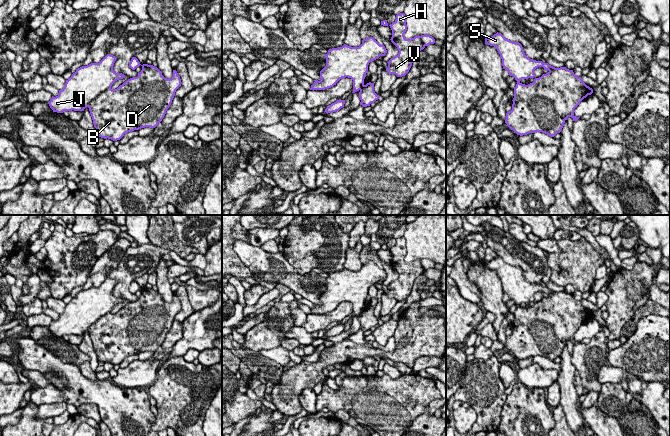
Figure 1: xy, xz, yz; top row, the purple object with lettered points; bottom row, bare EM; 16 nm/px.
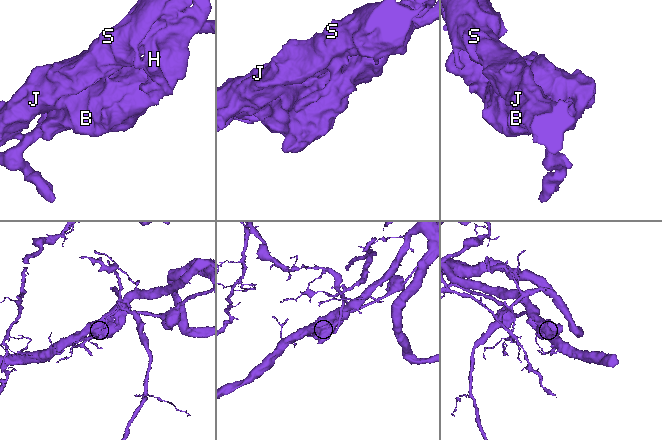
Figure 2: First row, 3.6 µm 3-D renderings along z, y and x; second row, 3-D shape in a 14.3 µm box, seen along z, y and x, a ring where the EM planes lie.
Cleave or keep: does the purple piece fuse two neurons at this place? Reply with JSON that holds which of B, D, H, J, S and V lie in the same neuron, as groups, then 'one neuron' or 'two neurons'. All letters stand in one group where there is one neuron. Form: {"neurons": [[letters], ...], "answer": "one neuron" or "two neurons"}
{"neurons": [["B", "D", "H", "V"], ["J", "S"]], "answer": "two neurons"}

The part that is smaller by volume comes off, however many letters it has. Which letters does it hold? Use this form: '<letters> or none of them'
B, D, H, V

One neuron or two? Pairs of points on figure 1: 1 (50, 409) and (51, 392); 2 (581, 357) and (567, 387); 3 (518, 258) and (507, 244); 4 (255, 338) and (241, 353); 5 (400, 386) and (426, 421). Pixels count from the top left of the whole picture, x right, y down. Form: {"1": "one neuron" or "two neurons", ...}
{"1": "two neurons", "2": "two neurons", "3": "one neuron", "4": "two neurons", "5": "two neurons"}

